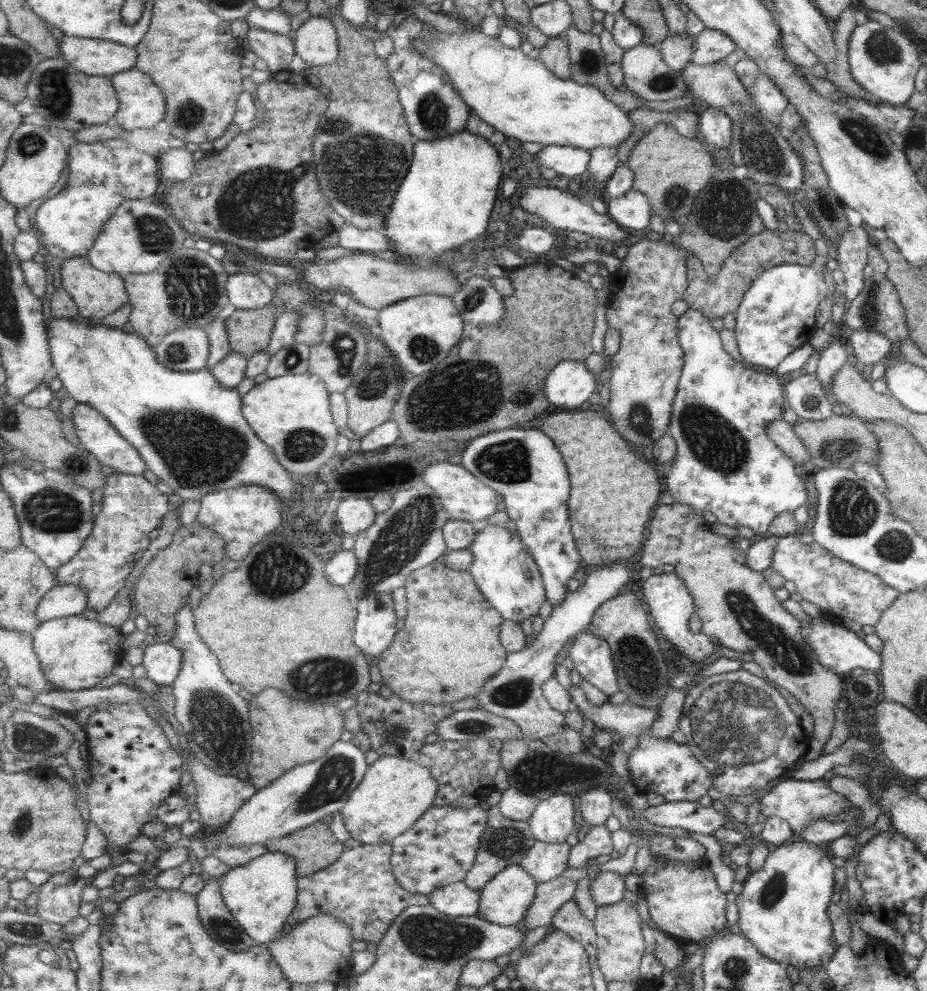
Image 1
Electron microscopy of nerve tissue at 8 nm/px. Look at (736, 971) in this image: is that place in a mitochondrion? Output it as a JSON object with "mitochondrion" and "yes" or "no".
{"mitochondrion":"yes"}

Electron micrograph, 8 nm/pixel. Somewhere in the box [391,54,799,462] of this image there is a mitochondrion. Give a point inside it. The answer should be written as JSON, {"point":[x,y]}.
{"point":[759,146]}

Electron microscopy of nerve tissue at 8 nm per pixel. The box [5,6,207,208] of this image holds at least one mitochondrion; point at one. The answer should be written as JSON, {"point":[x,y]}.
{"point":[55,86]}

